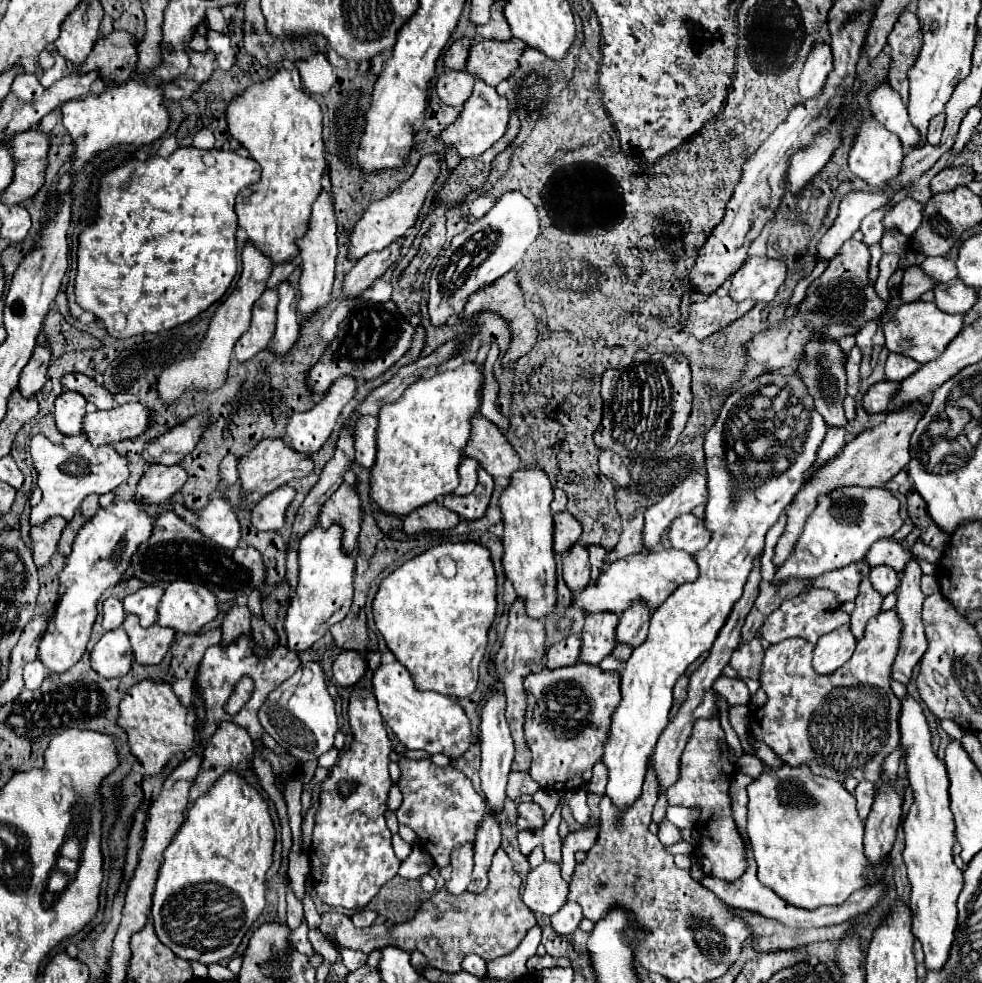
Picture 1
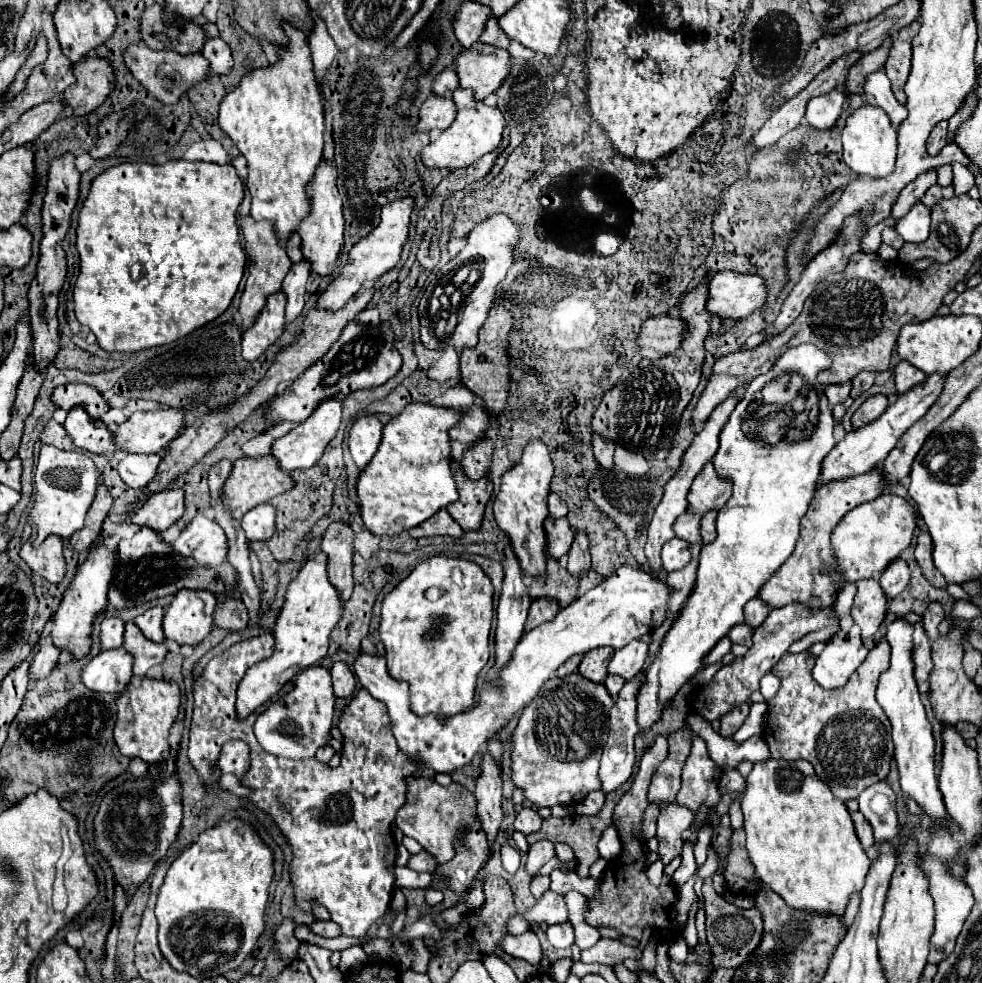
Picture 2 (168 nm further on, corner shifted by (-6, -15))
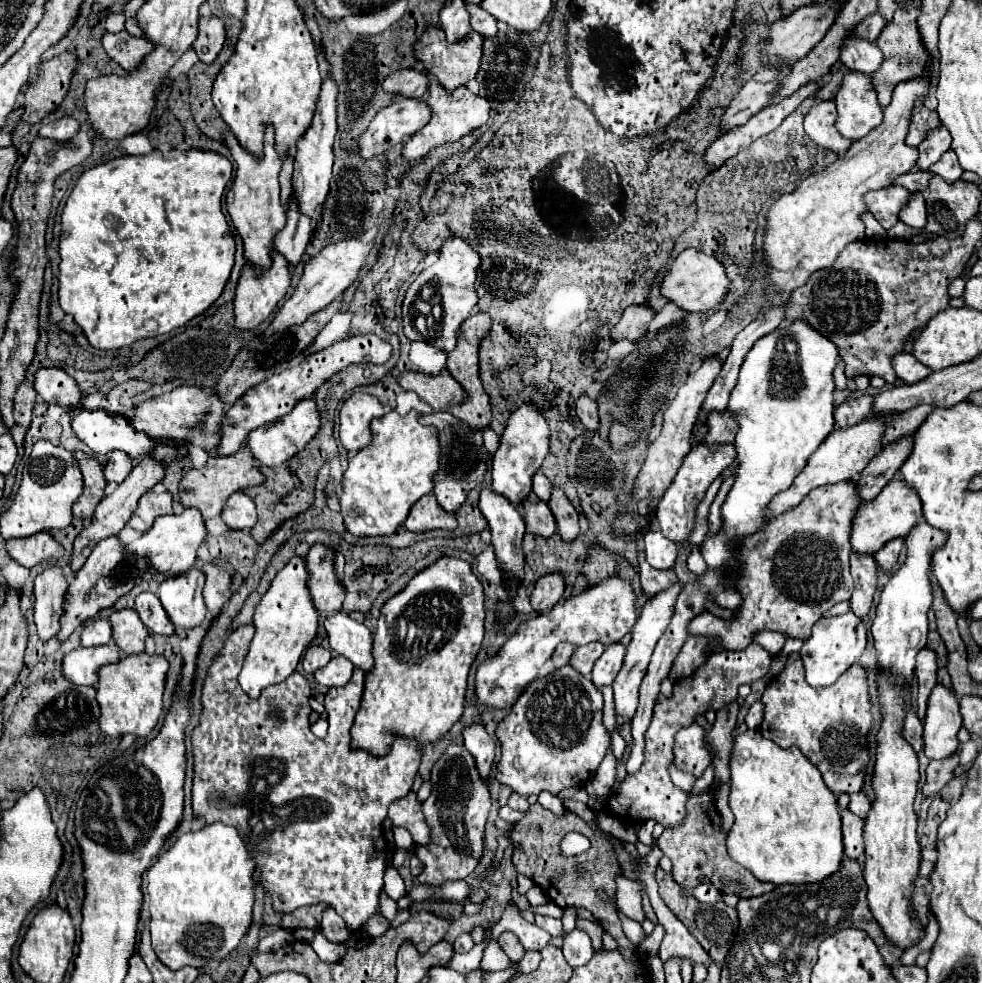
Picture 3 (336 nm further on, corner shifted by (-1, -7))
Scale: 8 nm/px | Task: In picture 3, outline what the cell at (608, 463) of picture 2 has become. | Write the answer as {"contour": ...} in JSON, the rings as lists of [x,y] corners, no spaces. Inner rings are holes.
{"contour":[[[582,394],[582,396],[576,400],[576,414],[578,414],[580,422],[582,422],[588,430],[596,430],[596,428],[598,428],[596,402],[594,402],[588,394]]]}

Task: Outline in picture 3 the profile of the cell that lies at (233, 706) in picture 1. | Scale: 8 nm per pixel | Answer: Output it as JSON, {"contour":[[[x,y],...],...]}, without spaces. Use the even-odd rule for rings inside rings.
{"contour":[[[292,558],[278,574],[276,578],[272,580],[270,588],[266,590],[266,594],[262,596],[262,600],[258,602],[256,610],[254,610],[254,628],[256,628],[256,634],[252,638],[252,644],[250,644],[250,650],[244,658],[244,666],[242,666],[242,672],[240,672],[240,686],[242,690],[250,696],[250,698],[258,698],[260,692],[266,688],[266,686],[272,686],[272,684],[280,684],[284,682],[298,666],[300,662],[300,656],[302,652],[310,646],[312,638],[316,636],[316,630],[318,630],[318,610],[314,608],[312,600],[310,600],[310,594],[308,594],[308,588],[306,588],[306,564],[302,558]]]}

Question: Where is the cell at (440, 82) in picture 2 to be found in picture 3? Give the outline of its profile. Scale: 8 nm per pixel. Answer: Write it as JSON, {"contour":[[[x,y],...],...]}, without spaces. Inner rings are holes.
{"contour":[[[398,70],[382,82],[382,88],[388,94],[424,100],[428,88],[428,74],[416,70]]]}

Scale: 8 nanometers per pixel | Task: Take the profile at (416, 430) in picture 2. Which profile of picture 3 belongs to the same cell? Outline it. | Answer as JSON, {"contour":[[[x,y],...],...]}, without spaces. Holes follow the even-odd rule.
{"contour":[[[392,410],[382,418],[374,418],[374,422],[370,424],[370,432],[372,432],[370,444],[358,450],[348,460],[348,470],[344,472],[342,478],[340,514],[344,518],[346,530],[354,536],[390,536],[396,532],[400,524],[404,524],[412,504],[434,488],[432,474],[438,470],[438,442],[436,432],[430,426],[422,426],[418,422],[416,412],[400,416],[396,410]]]}

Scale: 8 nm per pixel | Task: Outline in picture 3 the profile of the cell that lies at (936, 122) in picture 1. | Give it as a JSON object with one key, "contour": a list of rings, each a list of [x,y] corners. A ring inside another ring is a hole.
{"contour":[[[918,106],[912,110],[912,120],[910,120],[910,128],[908,128],[908,136],[906,136],[906,144],[908,146],[918,146],[924,136],[930,132],[930,128],[938,126],[938,116],[936,112],[928,110],[926,106]]]}

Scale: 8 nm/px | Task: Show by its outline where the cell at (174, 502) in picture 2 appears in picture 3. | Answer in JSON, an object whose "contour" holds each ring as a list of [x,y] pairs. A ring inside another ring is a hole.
{"contour":[[[146,492],[138,502],[136,512],[128,520],[128,526],[138,532],[146,532],[150,524],[154,522],[154,518],[162,514],[172,514],[172,494],[170,492],[162,492],[162,494]]]}

